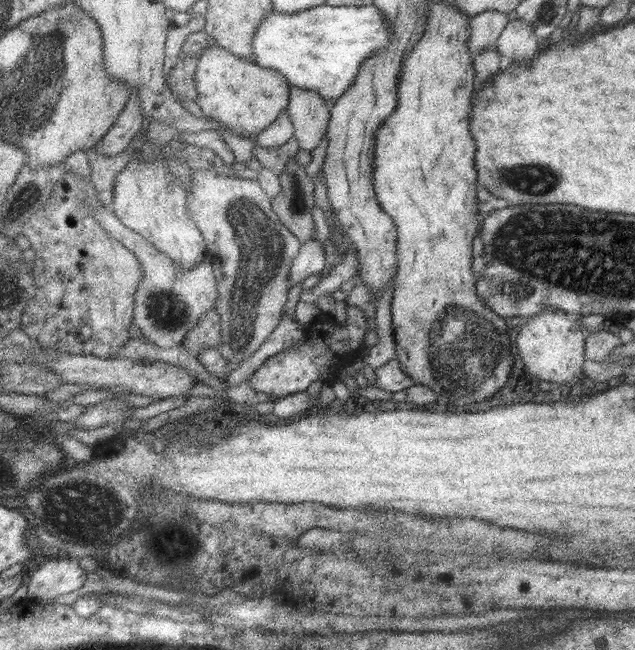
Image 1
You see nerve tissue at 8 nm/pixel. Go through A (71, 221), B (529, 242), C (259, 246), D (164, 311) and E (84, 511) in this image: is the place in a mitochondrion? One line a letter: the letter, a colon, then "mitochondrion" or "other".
A: other
B: mitochondrion
C: mitochondrion
D: mitochondrion
E: mitochondrion

